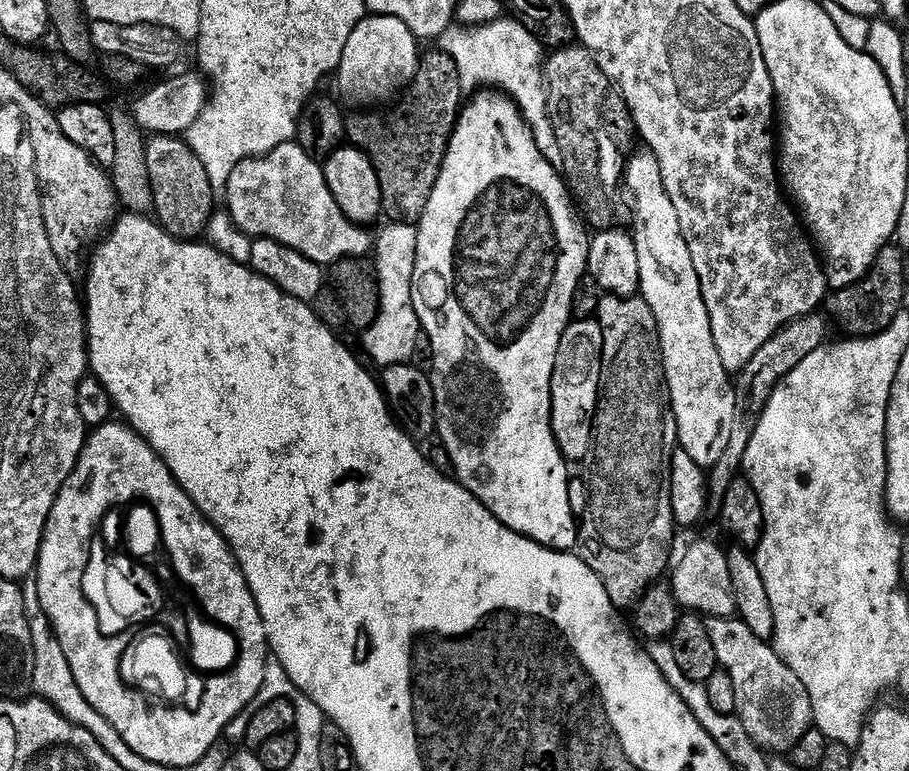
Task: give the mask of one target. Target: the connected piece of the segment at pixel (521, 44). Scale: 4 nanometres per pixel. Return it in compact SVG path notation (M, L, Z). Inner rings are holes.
M501 18L476 27L452 26L447 30L444 44L455 52L463 67L464 80L472 89L495 86L507 93L532 129L532 137L542 158L557 170L563 169L562 149L558 147L552 119L548 116L548 89L544 86L546 48L541 37L516 20Z

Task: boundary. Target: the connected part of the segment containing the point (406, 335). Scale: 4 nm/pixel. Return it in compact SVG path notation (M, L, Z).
M388 222L385 225L376 240L376 264L374 263L374 275L380 286L380 306L376 321L362 332L364 348L368 351L369 358L377 360L380 366L409 363L416 352L416 343L422 340L420 319L412 301L418 234L410 224Z

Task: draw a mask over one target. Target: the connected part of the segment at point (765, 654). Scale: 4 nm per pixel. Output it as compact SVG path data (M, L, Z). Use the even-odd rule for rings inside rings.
M711 618L704 624L715 650L716 662L728 669L735 691L736 715L755 744L765 751L786 754L796 747L813 725L809 692L769 643L754 636L740 618Z

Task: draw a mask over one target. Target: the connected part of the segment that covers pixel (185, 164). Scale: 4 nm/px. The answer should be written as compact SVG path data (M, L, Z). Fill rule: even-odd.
M156 134L147 141L146 170L152 187L152 206L155 219L164 231L178 240L195 241L205 235L214 215L214 195L206 169L187 141L179 135Z

